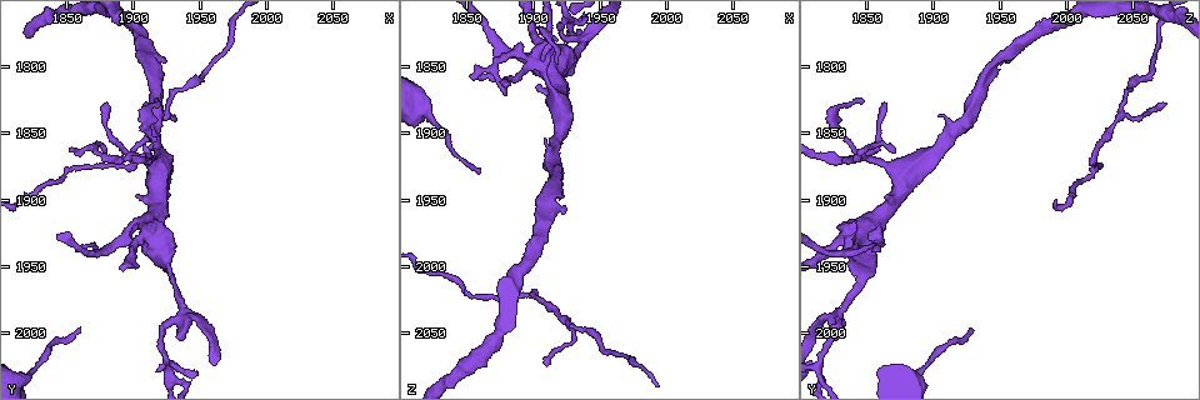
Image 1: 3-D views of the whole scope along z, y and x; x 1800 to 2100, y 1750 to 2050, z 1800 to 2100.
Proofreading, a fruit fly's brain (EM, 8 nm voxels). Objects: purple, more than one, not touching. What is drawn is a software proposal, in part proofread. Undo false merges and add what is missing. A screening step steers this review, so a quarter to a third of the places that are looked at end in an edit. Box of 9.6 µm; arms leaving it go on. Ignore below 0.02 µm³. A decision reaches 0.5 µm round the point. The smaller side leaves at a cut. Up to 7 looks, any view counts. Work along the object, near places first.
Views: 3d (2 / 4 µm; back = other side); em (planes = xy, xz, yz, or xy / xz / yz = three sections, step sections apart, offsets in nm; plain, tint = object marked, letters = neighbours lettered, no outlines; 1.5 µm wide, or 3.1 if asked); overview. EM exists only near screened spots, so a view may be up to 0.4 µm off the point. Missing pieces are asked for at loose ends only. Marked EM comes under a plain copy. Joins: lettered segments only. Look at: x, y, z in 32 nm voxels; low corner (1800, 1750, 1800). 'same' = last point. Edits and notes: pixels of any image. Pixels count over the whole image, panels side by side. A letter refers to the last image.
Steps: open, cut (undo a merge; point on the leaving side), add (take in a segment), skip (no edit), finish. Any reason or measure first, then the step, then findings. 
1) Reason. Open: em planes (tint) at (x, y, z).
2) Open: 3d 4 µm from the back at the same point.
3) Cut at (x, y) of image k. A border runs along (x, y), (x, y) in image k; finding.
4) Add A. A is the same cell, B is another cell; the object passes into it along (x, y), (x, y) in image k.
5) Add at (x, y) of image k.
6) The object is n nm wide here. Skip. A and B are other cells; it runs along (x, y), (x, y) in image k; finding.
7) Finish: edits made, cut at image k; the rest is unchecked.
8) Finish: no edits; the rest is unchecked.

Open: em planes (letters) at (1860, 1996, 1928).

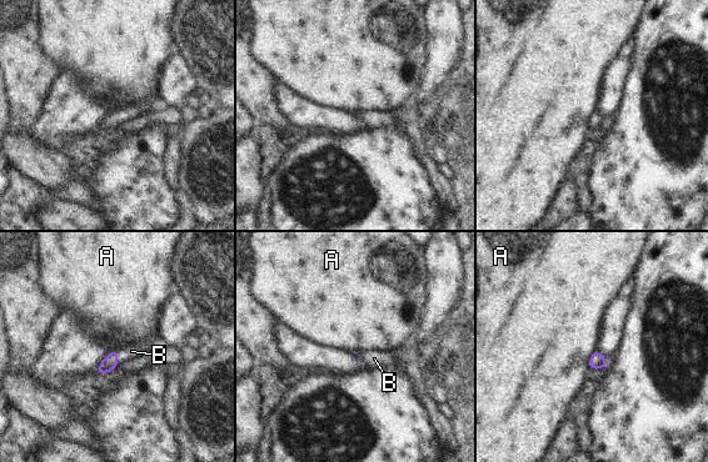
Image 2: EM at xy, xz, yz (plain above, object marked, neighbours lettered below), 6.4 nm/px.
The longest contact is with A, 140 nm. Add B. B is the same cell, A is another cell; it goes on there.

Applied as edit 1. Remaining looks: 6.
Narrows sharply. Open: em planes (letters) at (1934, 1818, 2048).

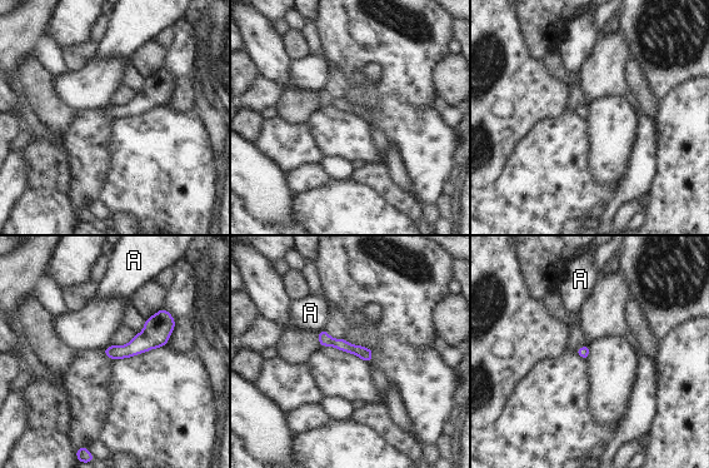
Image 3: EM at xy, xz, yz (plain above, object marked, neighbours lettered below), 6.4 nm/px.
The object is 70 nm wide here. Skip. A is another cell; all the same neuron.

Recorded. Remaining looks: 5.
Abrupt turn. Open: 3d 4 µm at (1898, 1874, 2022).

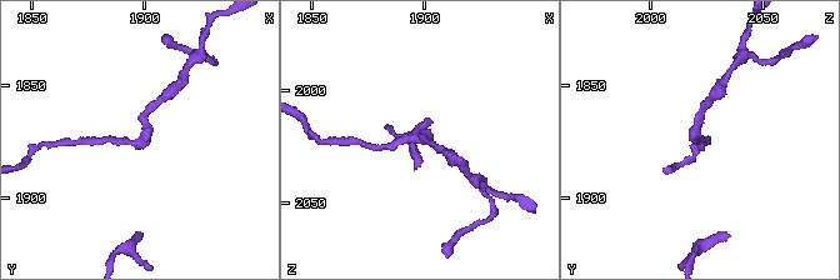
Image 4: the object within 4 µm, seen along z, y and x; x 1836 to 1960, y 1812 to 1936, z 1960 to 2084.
Open: em planes (tint) at (1898, 1876, 2021).

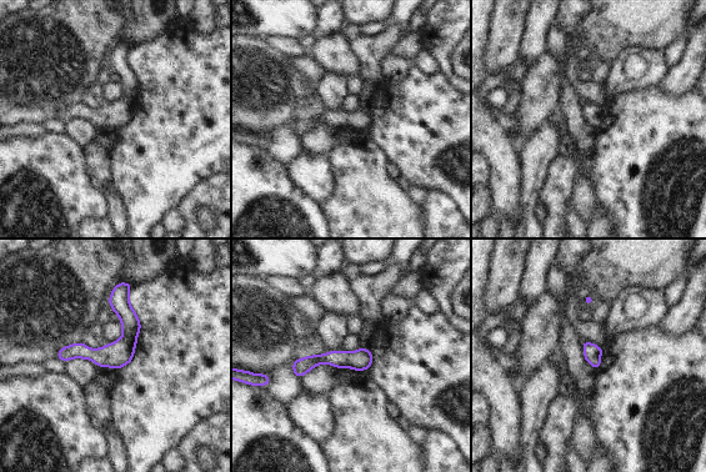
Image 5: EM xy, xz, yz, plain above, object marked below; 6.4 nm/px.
Open: em planes (letters) at the same point.

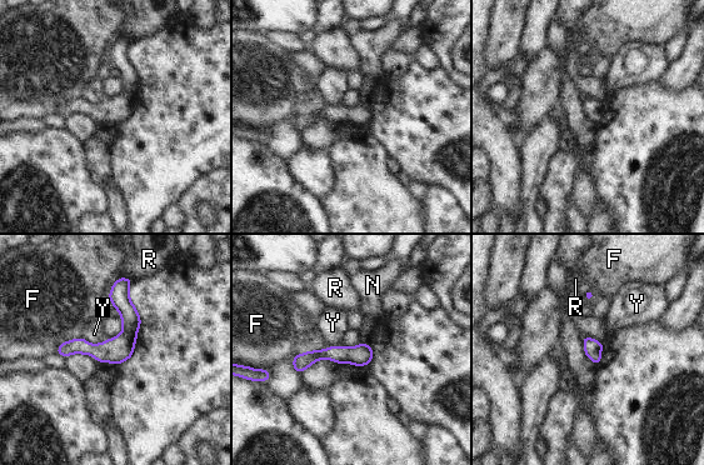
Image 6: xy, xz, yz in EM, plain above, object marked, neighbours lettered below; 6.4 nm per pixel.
Skip. F, N, R and Y are other cells; one neuron here.

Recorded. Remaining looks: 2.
Finish: edits made, add at image 2; the rest is unchecked.

